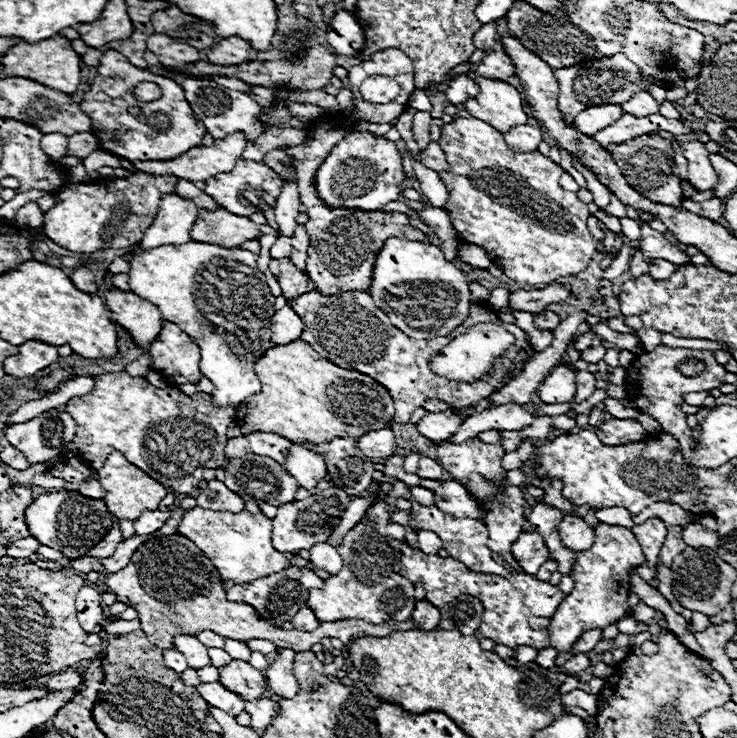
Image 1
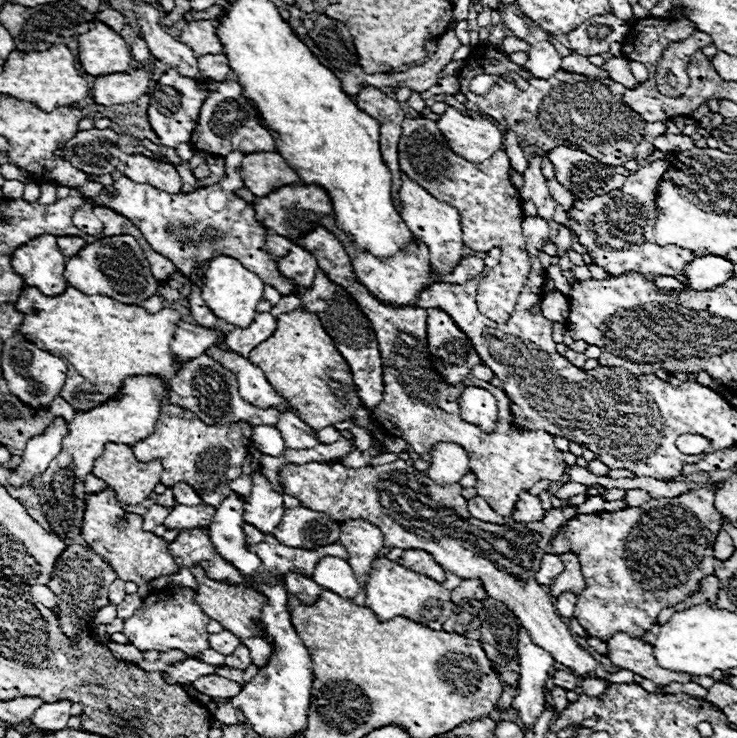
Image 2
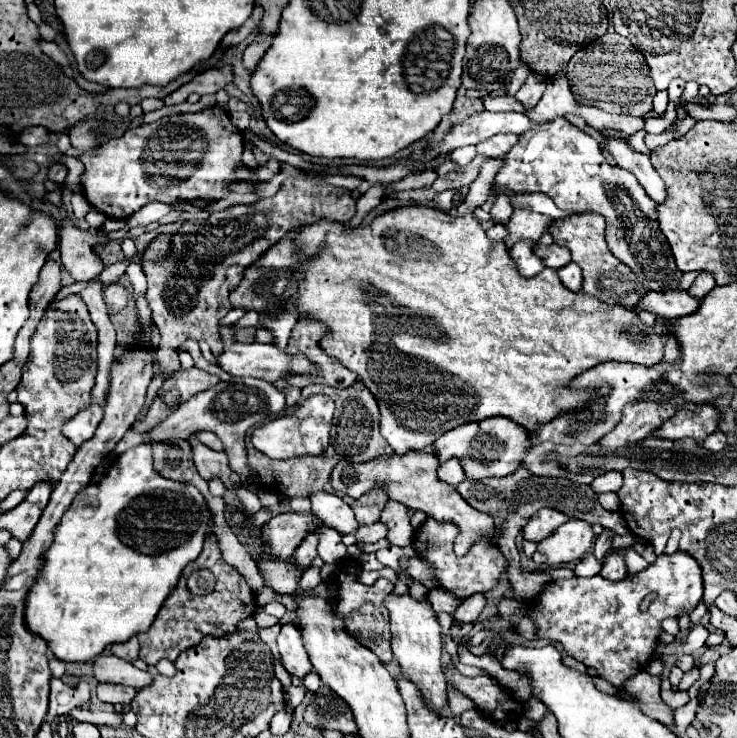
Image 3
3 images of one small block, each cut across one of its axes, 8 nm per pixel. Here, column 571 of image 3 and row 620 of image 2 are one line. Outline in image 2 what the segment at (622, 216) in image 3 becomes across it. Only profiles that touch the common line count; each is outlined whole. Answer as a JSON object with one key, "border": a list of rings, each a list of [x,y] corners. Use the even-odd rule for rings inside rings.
{"border":[[[166,588],[160,592],[152,592],[142,600],[142,606],[130,618],[124,620],[122,634],[128,638],[128,644],[136,646],[140,652],[182,650],[184,654],[196,658],[198,654],[210,648],[206,632],[208,622],[210,618],[194,602],[192,588]]]}

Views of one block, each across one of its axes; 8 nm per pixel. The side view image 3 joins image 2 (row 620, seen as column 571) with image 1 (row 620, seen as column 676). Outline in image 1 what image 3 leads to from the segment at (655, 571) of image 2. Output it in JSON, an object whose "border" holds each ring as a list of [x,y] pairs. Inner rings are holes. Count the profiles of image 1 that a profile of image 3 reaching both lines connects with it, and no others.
{"border":[[[600,524],[596,528],[594,546],[586,552],[578,552],[576,566],[572,570],[574,590],[562,600],[554,618],[548,626],[550,646],[562,652],[572,652],[572,644],[586,632],[596,628],[604,629],[614,624],[628,610],[628,572],[644,562],[644,554],[640,550],[634,534],[622,526]]]}

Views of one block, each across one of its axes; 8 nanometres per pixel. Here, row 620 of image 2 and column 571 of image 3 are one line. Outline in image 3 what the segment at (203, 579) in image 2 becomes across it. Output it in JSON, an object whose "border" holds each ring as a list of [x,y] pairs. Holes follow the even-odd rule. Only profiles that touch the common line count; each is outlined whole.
{"border":[[[584,212],[584,214],[576,214],[570,218],[562,218],[562,220],[554,220],[554,224],[550,226],[550,234],[554,236],[556,244],[564,246],[570,250],[572,254],[572,262],[576,262],[582,268],[584,274],[584,286],[582,290],[606,304],[618,304],[624,308],[634,310],[636,302],[640,302],[640,296],[644,296],[648,292],[646,286],[642,286],[636,278],[636,274],[632,274],[632,270],[628,270],[628,266],[624,266],[610,250],[606,244],[606,222],[600,214],[592,214],[592,212]]]}

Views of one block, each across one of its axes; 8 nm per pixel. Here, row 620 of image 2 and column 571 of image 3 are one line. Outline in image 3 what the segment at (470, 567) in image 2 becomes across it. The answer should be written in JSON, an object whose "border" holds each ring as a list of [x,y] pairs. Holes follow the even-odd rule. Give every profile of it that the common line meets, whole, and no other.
{"border":[[[570,520],[562,524],[550,538],[538,544],[532,560],[540,568],[556,568],[562,564],[574,564],[584,558],[594,540],[592,526],[582,520]]]}

